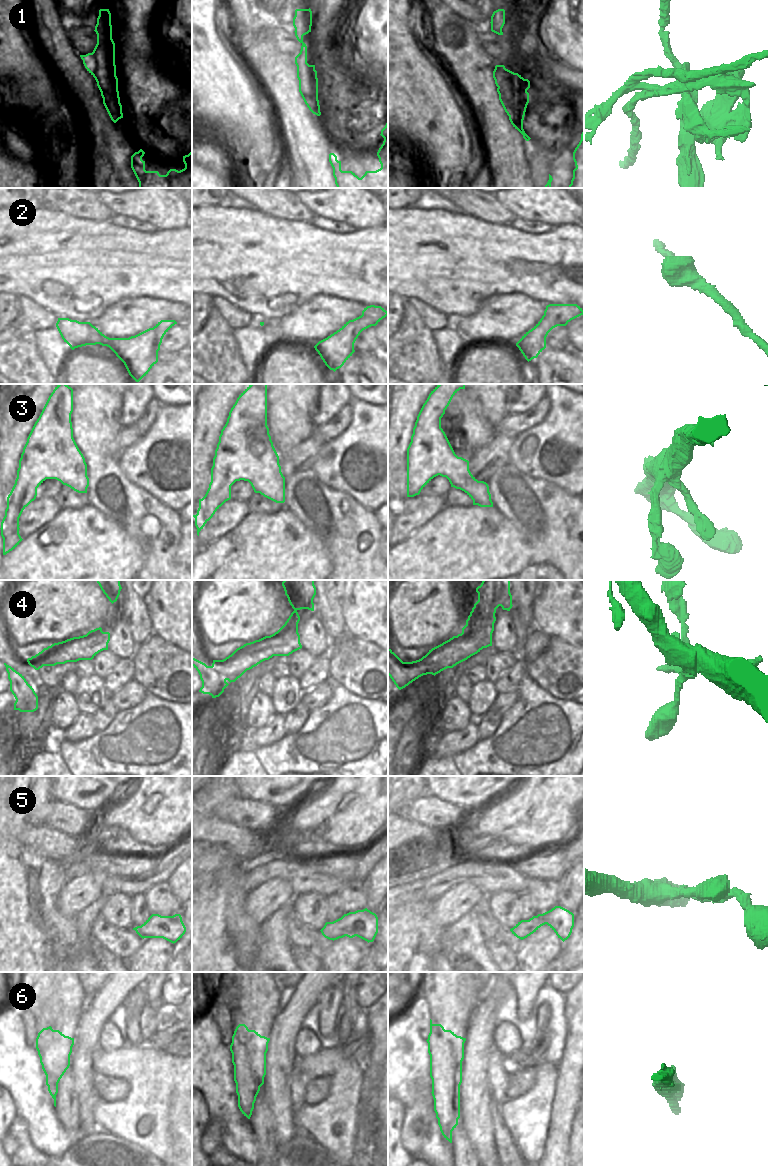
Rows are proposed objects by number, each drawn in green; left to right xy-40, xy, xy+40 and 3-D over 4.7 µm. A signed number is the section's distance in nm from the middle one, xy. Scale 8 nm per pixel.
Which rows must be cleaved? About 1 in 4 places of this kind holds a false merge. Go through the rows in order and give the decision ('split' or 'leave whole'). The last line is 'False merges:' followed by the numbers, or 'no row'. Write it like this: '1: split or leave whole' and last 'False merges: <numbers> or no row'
1: split
2: leave whole
3: leave whole
4: split
5: leave whole
6: split
False merges: 1, 4, 6

